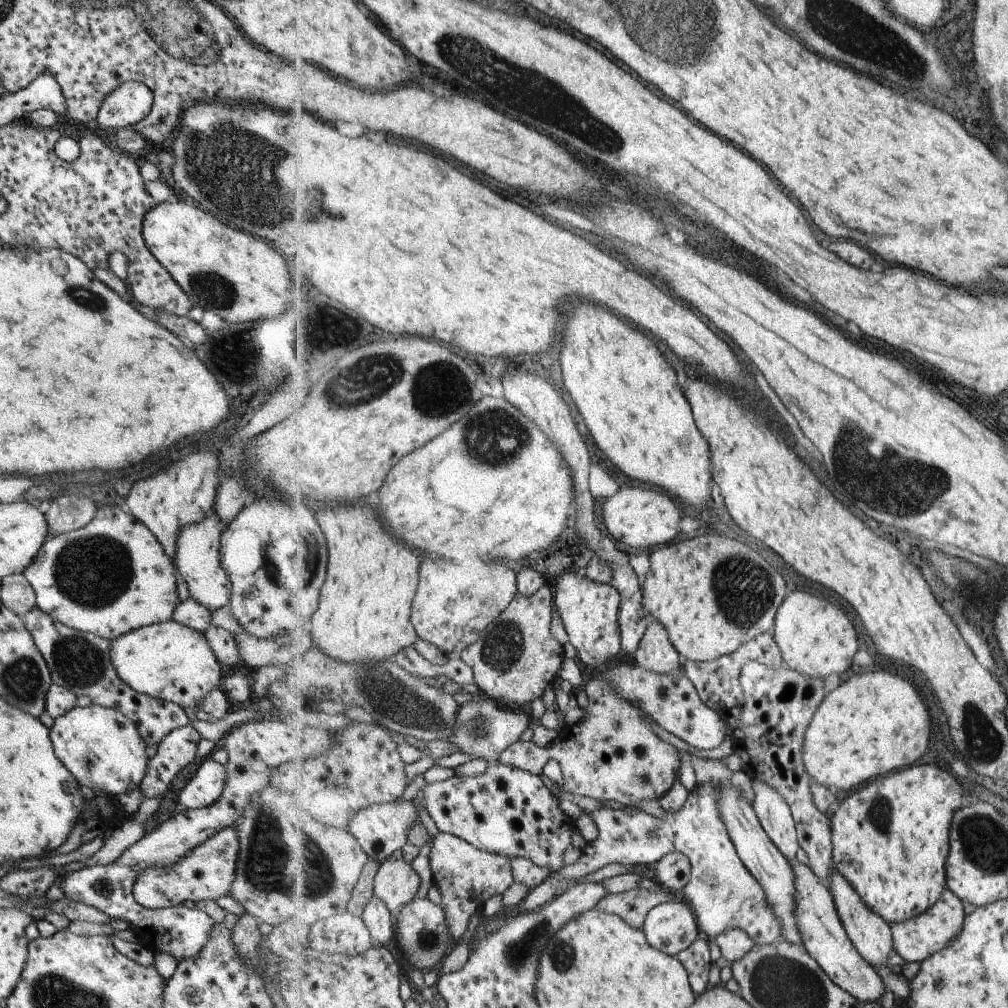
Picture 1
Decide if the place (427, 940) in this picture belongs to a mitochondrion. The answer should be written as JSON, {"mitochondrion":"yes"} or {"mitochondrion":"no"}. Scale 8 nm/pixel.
{"mitochondrion":"yes"}

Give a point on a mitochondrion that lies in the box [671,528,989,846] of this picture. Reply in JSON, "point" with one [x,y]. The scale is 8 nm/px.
{"point":[739,583]}

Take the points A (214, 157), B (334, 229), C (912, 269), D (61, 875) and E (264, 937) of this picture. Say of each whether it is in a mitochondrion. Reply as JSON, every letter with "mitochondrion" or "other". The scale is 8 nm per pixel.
{"A":"mitochondrion","B":"mitochondrion","C":"other","D":"other","E":"other"}

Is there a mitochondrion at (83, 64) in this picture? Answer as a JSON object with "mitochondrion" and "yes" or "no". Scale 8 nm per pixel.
{"mitochondrion":"no"}

